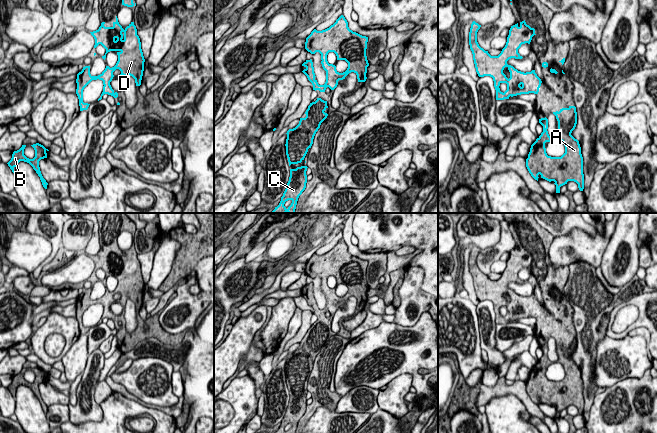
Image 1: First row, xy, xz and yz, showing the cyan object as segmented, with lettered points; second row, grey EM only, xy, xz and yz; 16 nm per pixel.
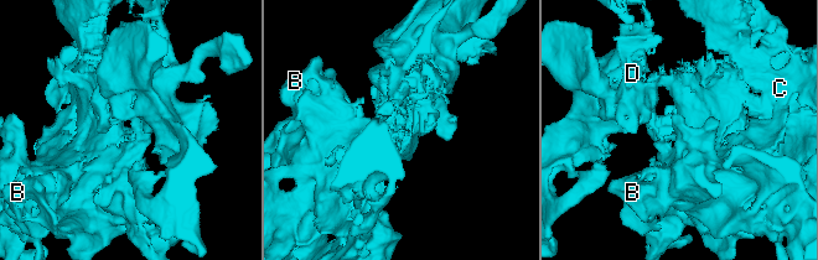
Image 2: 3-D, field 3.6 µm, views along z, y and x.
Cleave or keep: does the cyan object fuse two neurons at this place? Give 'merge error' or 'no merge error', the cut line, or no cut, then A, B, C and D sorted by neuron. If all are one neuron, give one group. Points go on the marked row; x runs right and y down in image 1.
no merge error; cut none; groups A B C D

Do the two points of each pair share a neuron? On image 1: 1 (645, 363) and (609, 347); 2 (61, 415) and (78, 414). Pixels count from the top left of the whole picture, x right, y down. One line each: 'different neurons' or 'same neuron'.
1: same neuron
2: different neurons

